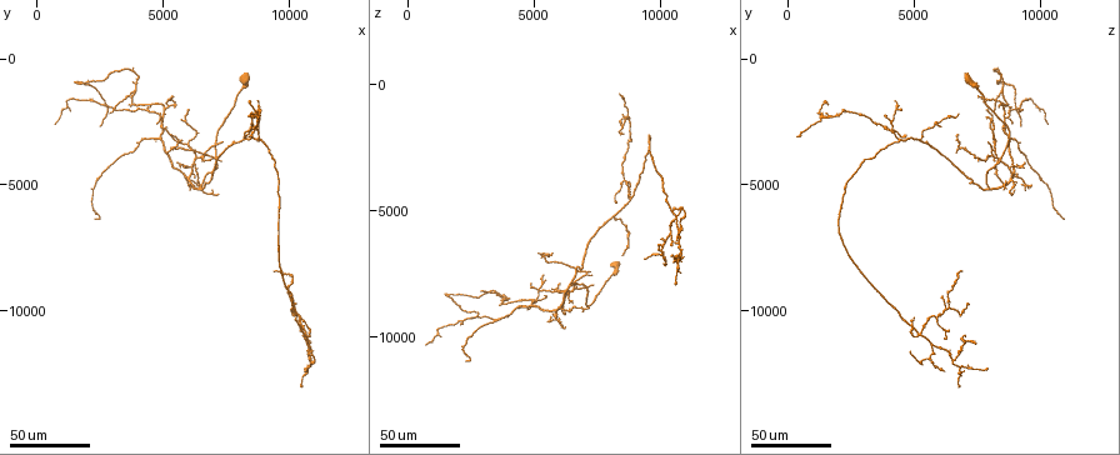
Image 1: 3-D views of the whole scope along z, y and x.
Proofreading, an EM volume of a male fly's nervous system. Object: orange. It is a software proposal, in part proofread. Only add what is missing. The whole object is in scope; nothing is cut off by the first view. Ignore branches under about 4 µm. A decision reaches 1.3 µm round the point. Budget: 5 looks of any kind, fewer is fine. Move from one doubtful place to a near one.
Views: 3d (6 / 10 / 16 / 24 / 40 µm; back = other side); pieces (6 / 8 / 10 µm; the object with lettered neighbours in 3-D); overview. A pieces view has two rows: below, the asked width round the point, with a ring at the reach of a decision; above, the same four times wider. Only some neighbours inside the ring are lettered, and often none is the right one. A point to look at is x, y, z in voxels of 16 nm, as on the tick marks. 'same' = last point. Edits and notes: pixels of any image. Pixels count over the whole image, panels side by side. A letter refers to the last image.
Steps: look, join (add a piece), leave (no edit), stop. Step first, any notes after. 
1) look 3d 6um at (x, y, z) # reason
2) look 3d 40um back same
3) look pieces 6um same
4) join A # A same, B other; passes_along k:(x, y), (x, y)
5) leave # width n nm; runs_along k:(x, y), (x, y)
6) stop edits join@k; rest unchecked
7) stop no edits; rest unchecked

look 3d 40um at (9400, 8400, 6800) # long arm stops here

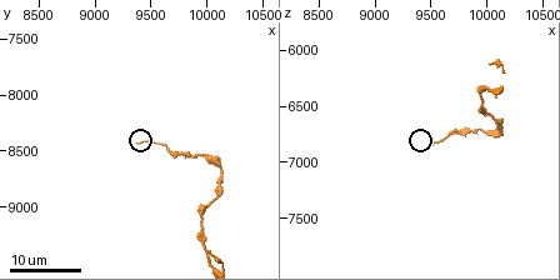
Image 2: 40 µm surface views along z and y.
look pieces 10um at (9380, 8440, 6900)

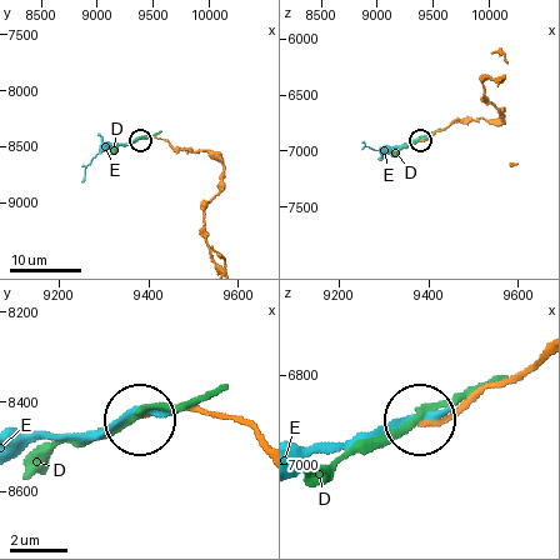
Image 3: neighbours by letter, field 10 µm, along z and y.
leave # D other, E other; runs_along 3:(219, 188), (223, 165), (205, 151), (141, 139); none of them fits

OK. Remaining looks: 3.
look 3d 40um at (7300, 3400, 7800) # free end

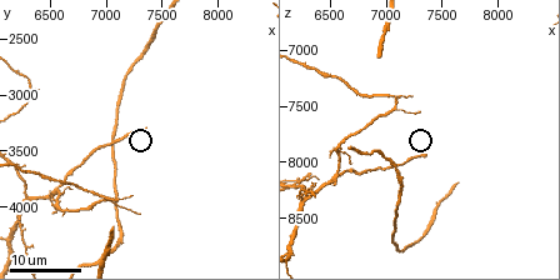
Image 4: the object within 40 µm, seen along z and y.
look pieces 10um at (7340, 3280, 7940)

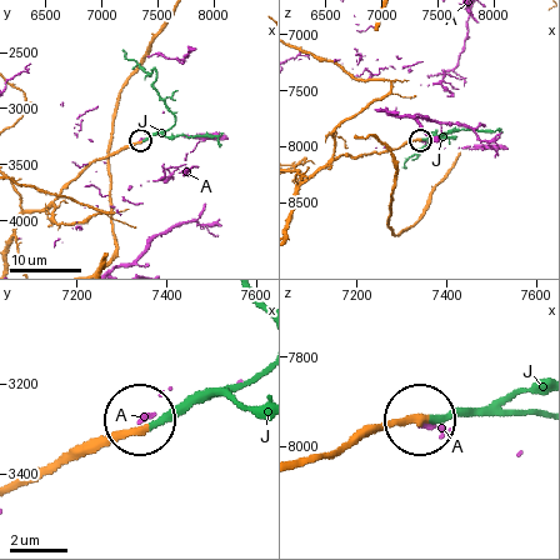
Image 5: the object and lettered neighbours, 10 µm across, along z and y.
join J # A other, J same; it goes on there

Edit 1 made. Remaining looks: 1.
stop edits join@5; rest unchecked

